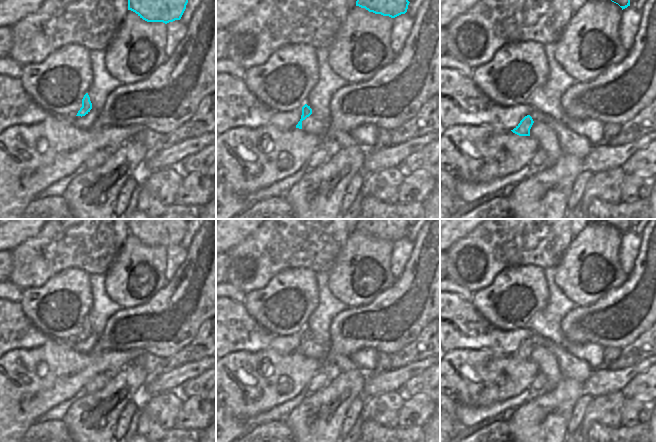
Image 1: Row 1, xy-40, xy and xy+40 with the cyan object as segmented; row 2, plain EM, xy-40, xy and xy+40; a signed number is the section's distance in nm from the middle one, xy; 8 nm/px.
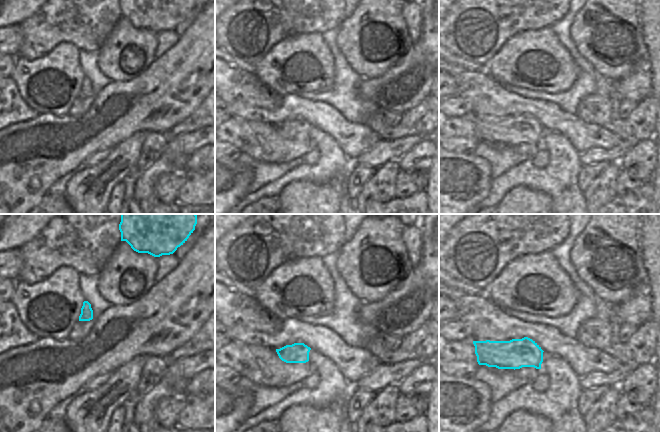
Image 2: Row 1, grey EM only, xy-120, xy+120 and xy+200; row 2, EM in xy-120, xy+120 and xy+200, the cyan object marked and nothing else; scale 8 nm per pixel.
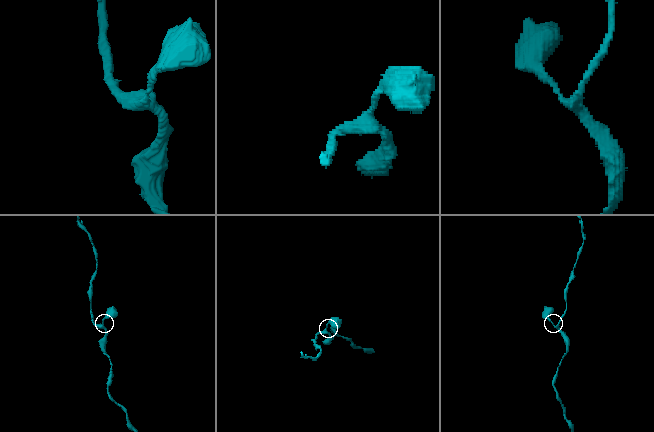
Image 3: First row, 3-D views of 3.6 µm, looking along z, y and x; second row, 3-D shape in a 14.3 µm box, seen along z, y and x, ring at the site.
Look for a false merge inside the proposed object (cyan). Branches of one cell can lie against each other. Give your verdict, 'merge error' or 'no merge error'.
no merge error

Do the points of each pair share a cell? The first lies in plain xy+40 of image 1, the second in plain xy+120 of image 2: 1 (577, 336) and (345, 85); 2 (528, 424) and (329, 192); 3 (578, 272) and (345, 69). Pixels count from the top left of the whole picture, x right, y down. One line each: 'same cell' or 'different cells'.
1: different cells
2: same cell
3: different cells

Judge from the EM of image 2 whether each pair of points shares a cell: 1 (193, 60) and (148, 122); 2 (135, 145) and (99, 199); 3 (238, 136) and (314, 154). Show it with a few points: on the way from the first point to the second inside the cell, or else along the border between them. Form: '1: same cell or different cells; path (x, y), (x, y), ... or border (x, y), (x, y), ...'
1: same cell; path (184, 75), (152, 107)
2: same cell; path (123, 158), (95, 186)
3: different cells; border (316, 146), (304, 155)

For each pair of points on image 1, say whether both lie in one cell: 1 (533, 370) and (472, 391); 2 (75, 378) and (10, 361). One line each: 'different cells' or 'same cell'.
1: same cell
2: same cell

